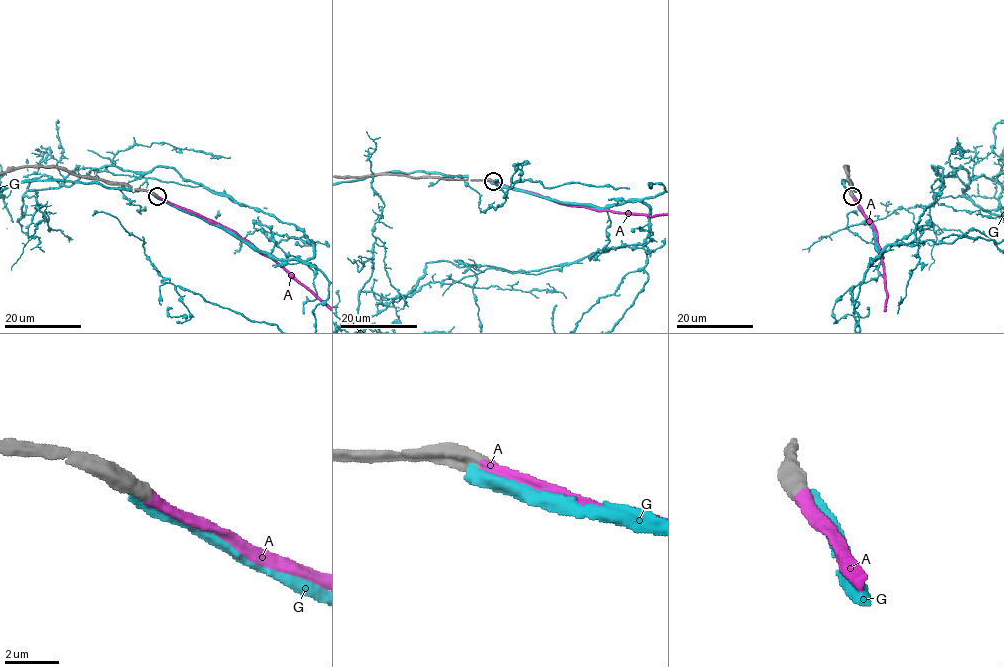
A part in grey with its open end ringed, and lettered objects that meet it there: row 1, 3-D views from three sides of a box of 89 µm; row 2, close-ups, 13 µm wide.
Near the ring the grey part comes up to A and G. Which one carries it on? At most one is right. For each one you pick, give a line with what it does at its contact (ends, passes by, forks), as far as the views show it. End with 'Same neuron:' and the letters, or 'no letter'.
A: it ends there
Same neuron: A

